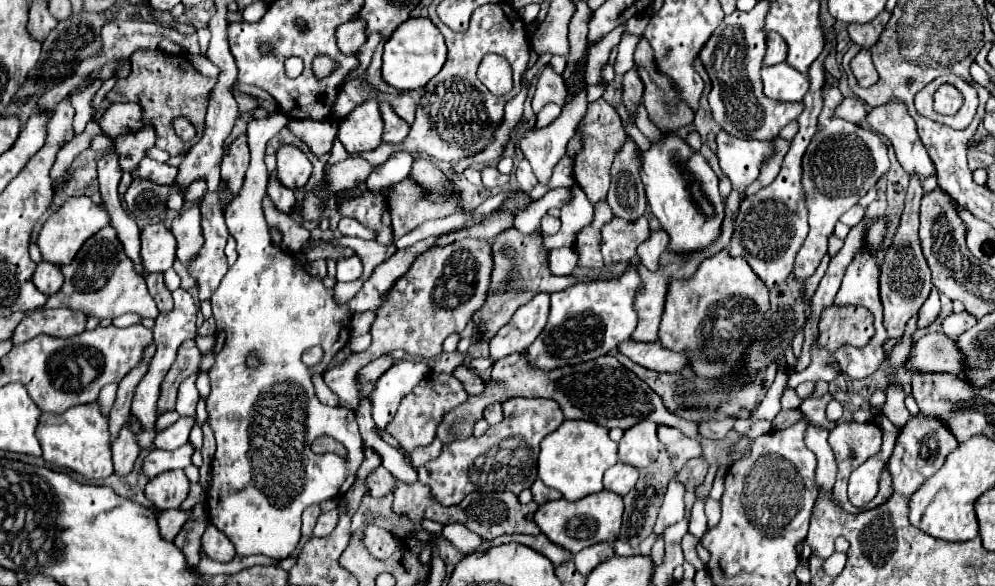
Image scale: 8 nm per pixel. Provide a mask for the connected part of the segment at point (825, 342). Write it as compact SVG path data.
M829 305L819 319L819 343L829 351L837 351L843 345L863 347L873 333L873 317L863 307Z

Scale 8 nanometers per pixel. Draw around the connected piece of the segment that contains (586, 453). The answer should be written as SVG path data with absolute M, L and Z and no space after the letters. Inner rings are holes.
M583 419L563 421L557 431L549 433L541 441L537 473L547 487L561 491L563 497L569 501L577 501L603 491L603 473L617 461L617 443L611 441L609 429L603 429L603 425L595 425L593 421Z

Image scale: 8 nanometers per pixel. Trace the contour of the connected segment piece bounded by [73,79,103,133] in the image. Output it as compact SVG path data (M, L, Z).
M103 79L97 81L89 91L83 91L77 97L73 97L73 105L75 105L75 111L77 111L77 115L75 115L75 131L77 133L81 133L85 129L85 125L87 125L87 121L91 117L91 105L89 103L91 103L93 95L99 91L101 85L103 85Z

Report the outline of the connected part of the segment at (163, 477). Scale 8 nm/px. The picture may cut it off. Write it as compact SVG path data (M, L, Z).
M179 469L157 475L147 483L147 489L145 489L145 497L161 511L177 509L185 501L187 493L189 493L189 479Z

